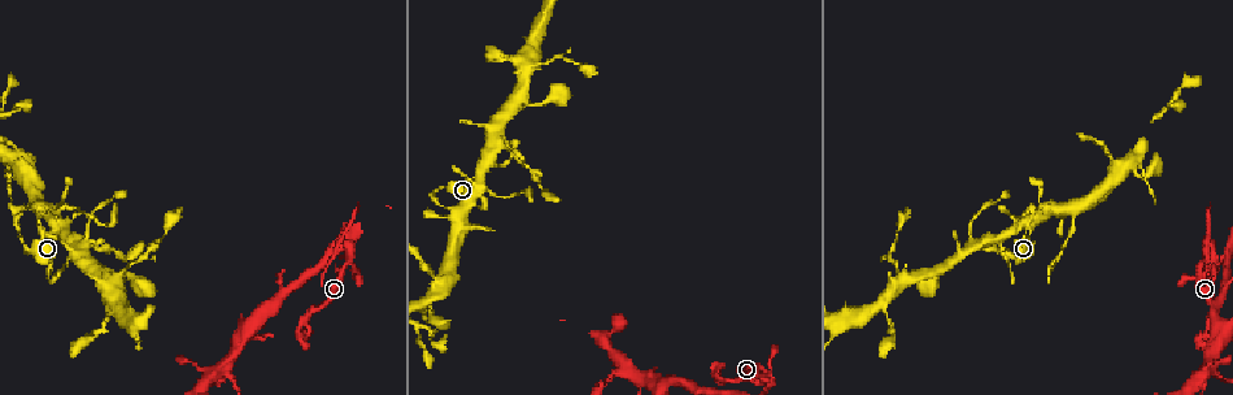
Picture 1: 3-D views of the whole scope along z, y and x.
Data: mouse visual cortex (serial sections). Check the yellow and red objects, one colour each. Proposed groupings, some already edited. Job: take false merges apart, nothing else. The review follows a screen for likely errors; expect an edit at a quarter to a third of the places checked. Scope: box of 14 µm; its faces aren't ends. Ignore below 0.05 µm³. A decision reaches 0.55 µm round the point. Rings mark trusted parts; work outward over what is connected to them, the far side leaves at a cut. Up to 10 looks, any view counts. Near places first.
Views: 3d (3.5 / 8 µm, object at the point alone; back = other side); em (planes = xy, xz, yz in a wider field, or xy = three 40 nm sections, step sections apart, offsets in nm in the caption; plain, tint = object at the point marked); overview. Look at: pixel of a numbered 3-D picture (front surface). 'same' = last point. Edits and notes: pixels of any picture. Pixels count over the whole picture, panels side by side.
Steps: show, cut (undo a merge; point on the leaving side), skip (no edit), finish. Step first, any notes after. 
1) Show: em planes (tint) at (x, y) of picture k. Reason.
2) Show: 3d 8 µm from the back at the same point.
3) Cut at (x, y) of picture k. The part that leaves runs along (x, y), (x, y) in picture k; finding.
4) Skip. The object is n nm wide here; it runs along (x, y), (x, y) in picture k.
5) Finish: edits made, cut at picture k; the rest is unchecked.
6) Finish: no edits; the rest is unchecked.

Show: em xy step 1 (tint) at (518, 193) of picture 1. Sharp bend.

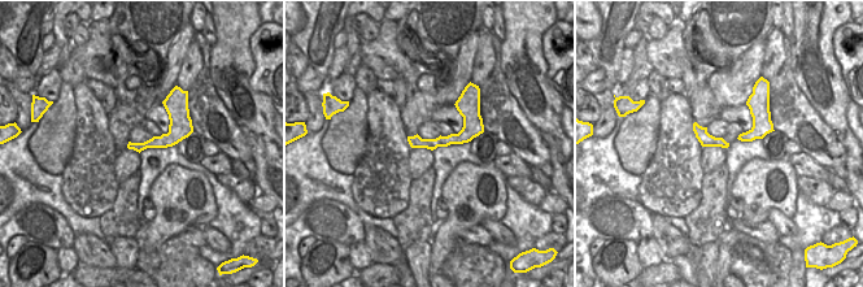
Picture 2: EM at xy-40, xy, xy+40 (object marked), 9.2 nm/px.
Show: 3d 3.5 µm at the same point.

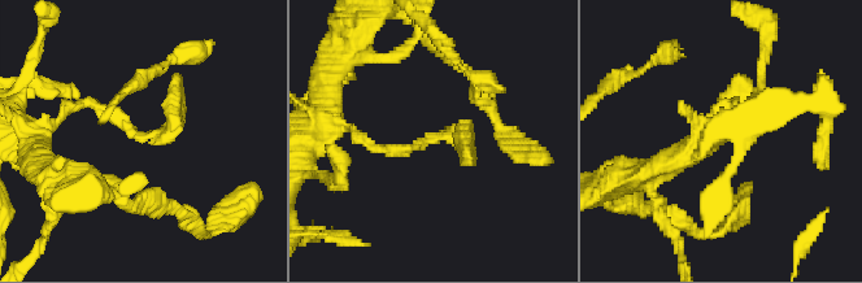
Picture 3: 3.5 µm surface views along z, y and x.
Skip. One cell here.

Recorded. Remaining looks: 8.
Show: 3d 3.5 µm at (973, 247) of picture 1. Side arm on a straight run.

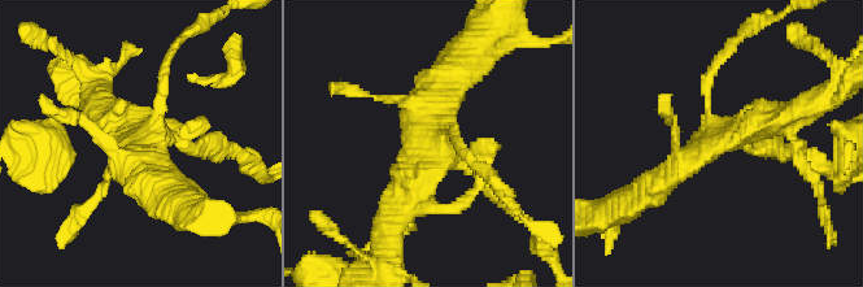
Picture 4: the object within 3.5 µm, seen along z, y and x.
Show: em xy step 5 (tint) at (144, 143) of picture 4. Shape alone is not enough.

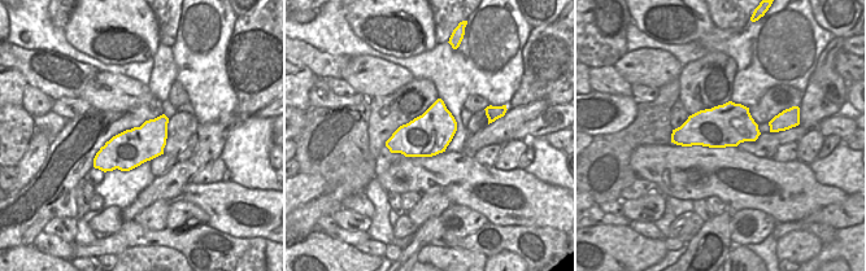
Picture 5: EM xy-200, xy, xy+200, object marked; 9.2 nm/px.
Skip. It runs along (785, 117), (705, 144), (649, 188) in picture 4; one cell here.

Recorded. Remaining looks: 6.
Show: 3d 8 µm at (536, 63) of picture 1. Two arms in line, one across.

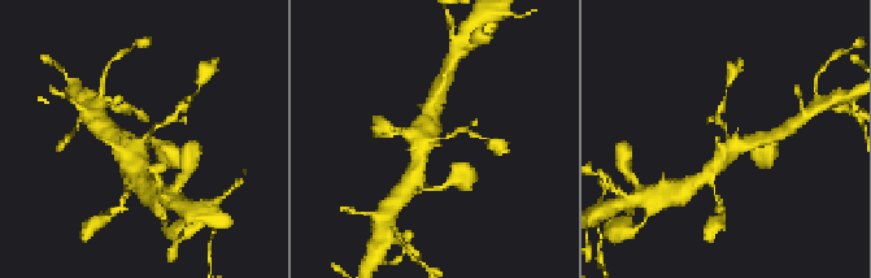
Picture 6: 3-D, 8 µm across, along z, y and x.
Show: 3d 3.5 µm at (139, 141) of picture 6. Zoom in.

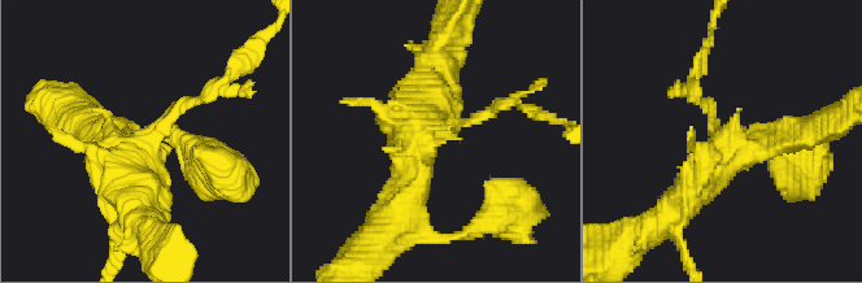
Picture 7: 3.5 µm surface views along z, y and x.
Show: em xy step 3 (tint) at (440, 124) of picture 7.

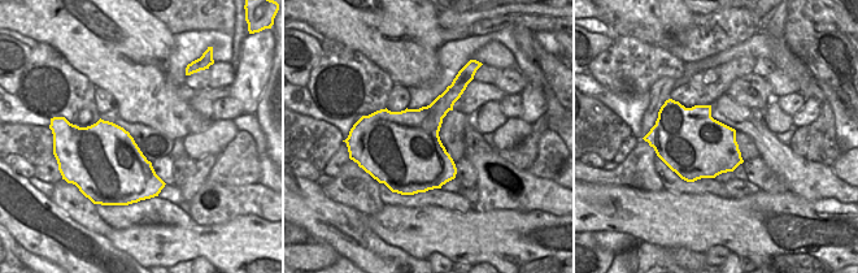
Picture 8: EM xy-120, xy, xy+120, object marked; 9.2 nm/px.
Skip. Continuous, no second cell.

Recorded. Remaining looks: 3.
Show: 3d 3.5 µm at (1059, 210) of picture 1. Two arms in line, one across.

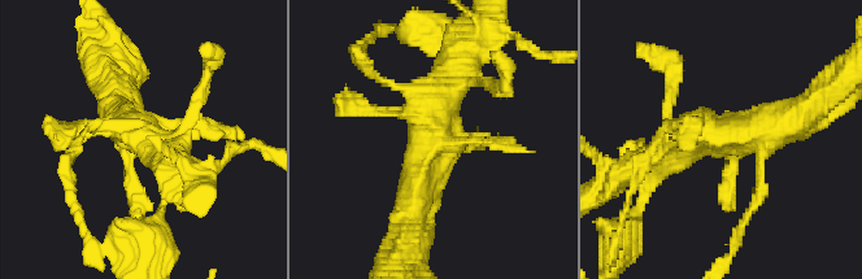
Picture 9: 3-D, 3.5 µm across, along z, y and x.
Show: em xy step 3 (tint) at (426, 134) of picture 9.

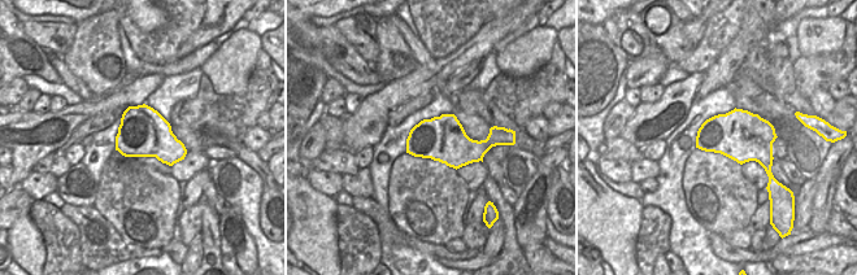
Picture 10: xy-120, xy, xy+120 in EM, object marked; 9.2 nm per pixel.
Show: em xy step 5 (tint) at the same point.

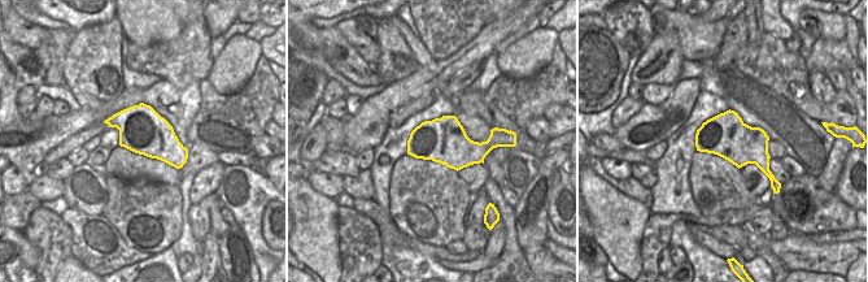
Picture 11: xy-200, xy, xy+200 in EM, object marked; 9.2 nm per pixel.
Skip. It runs along (457, 68), (429, 108), (409, 214) in picture 9; one cell here.

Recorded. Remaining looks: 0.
Finish: no edits; the rest is unchecked.

